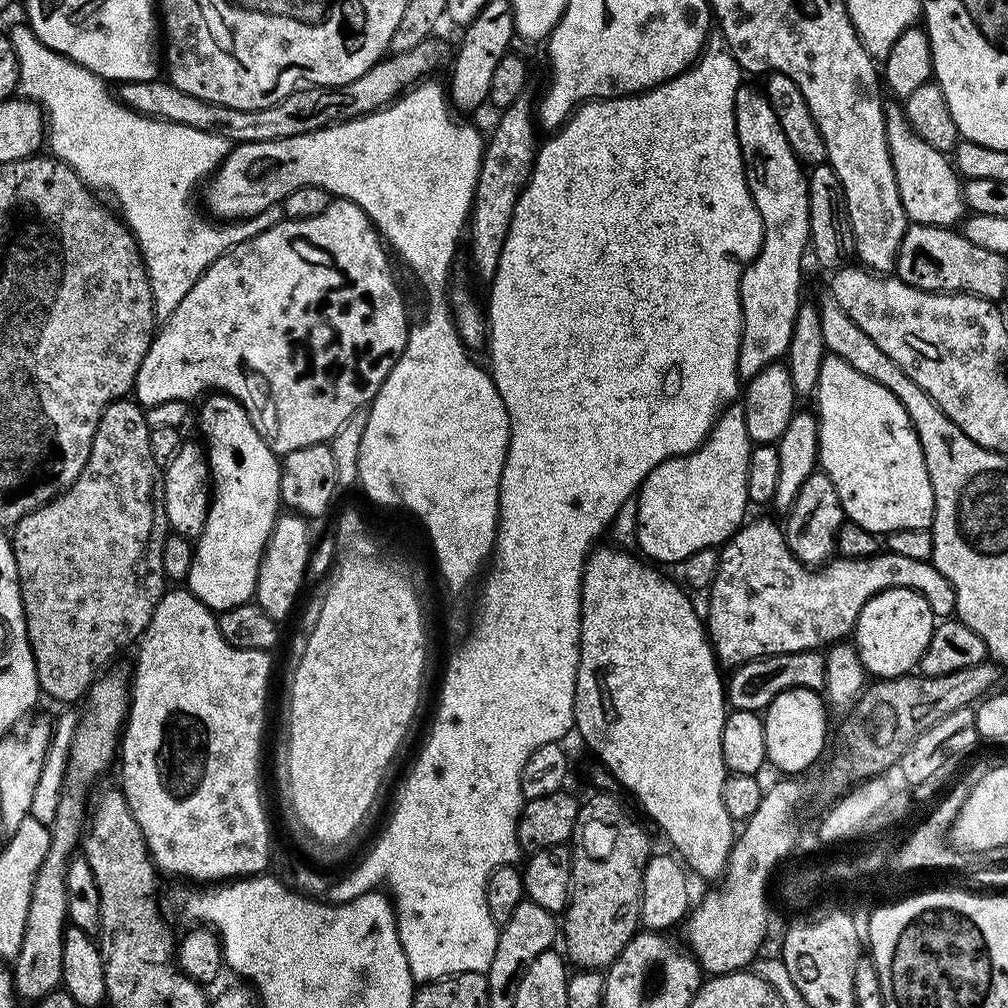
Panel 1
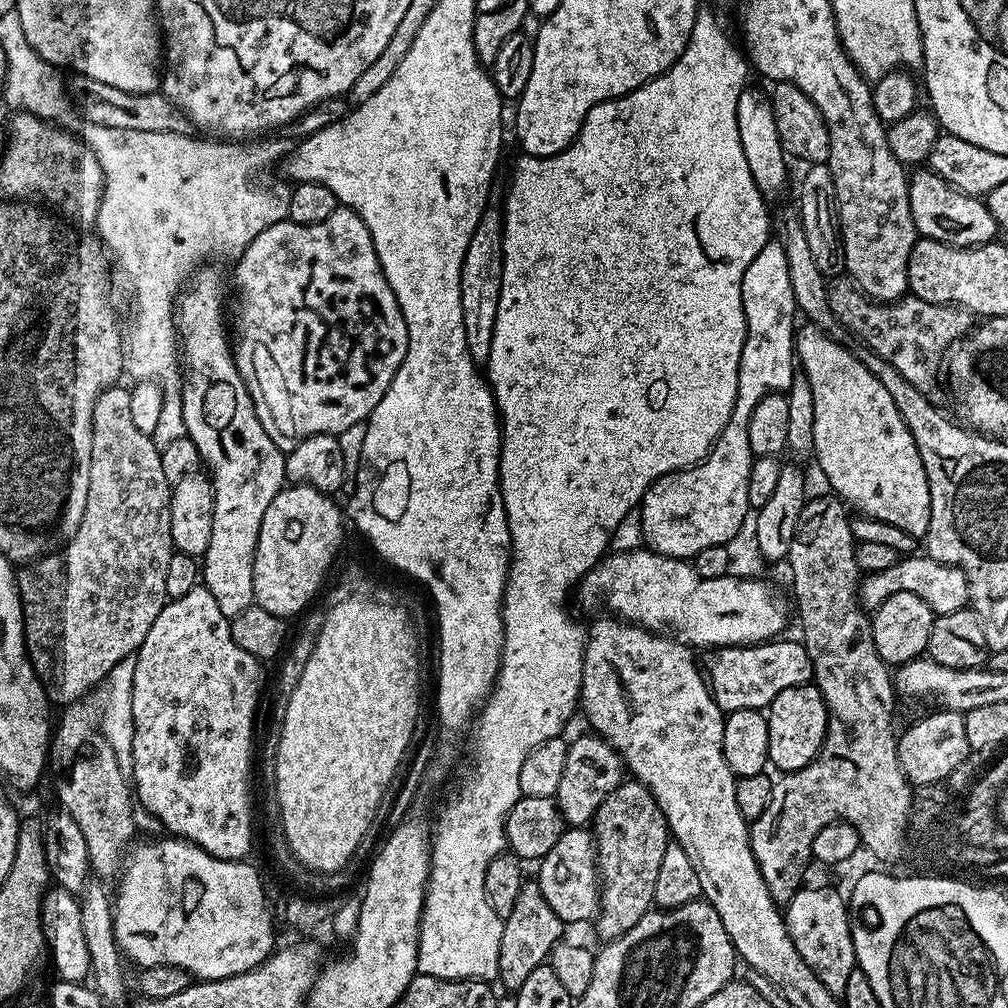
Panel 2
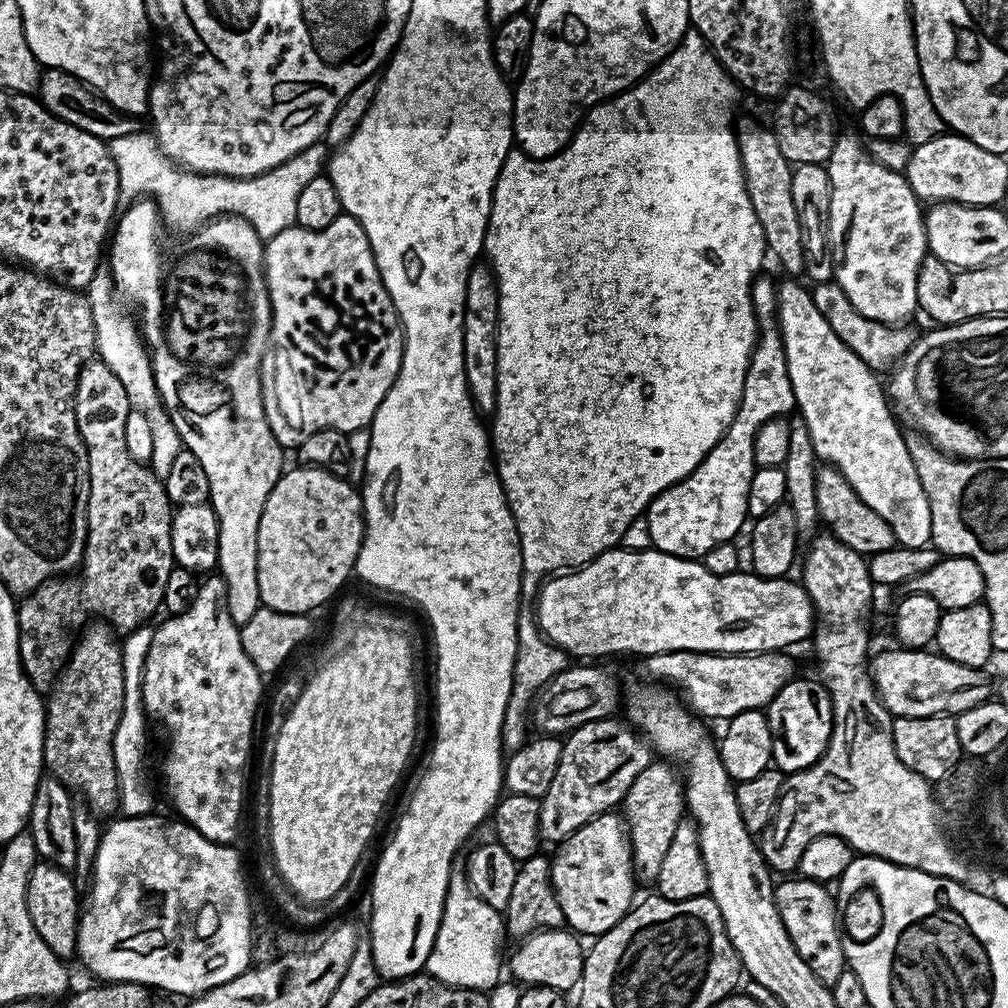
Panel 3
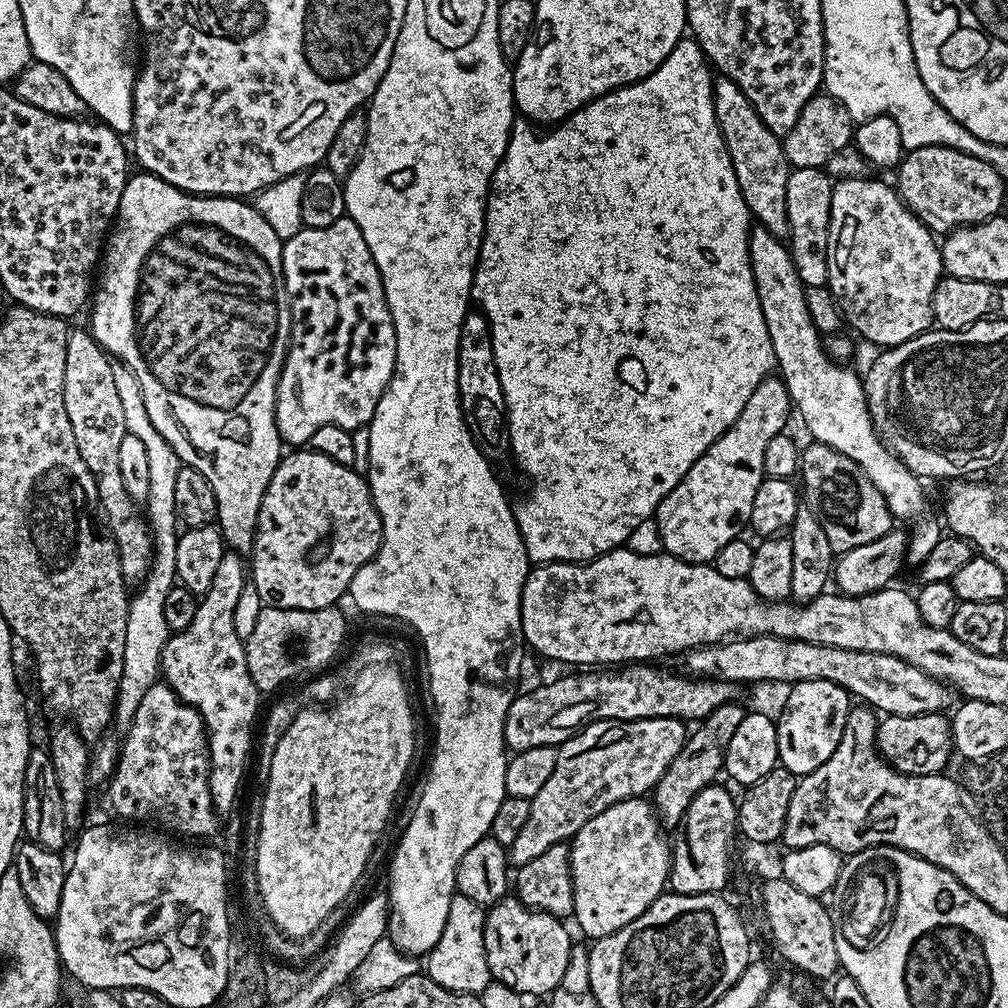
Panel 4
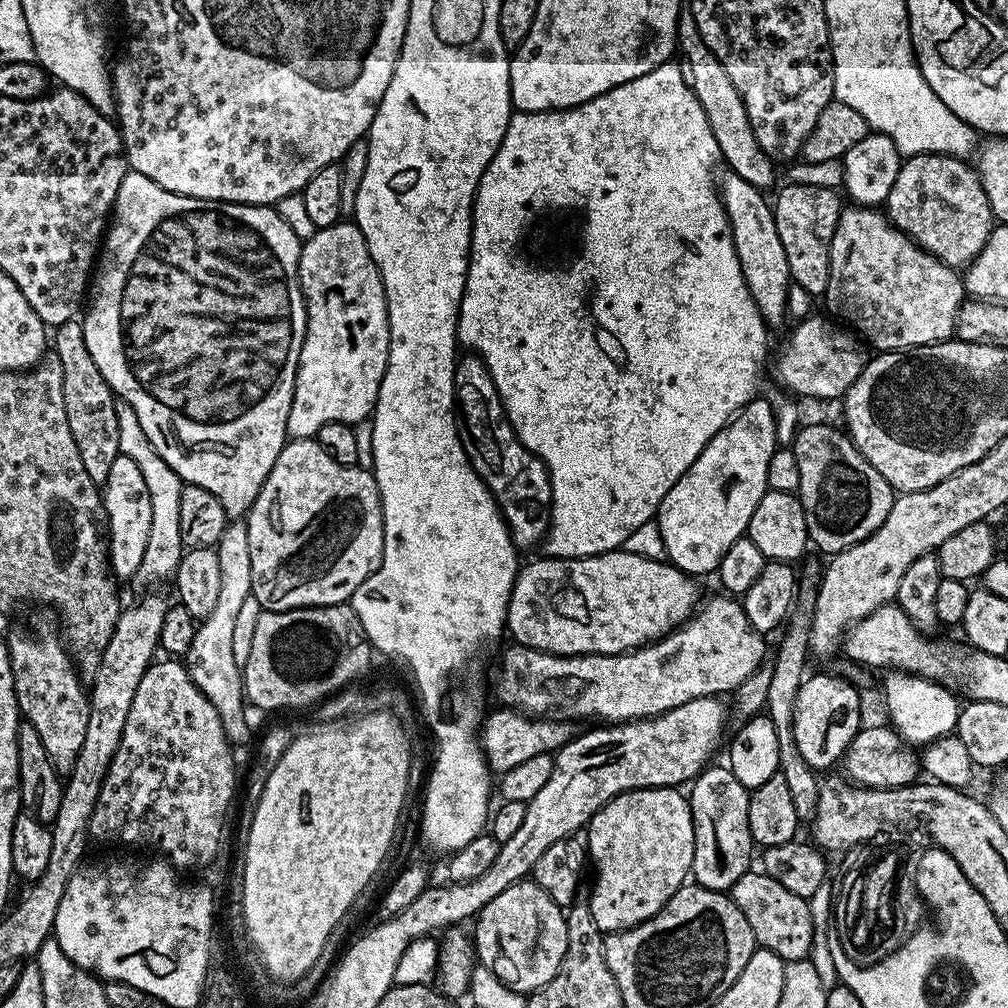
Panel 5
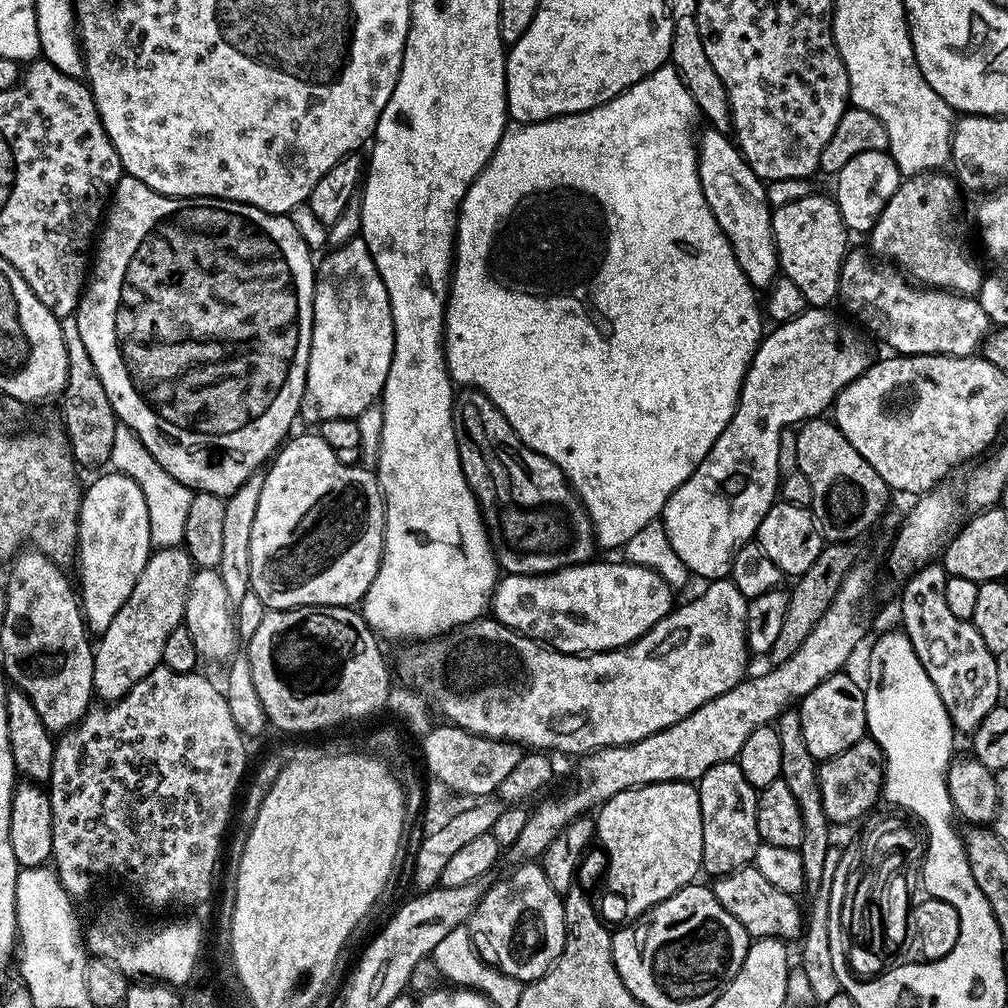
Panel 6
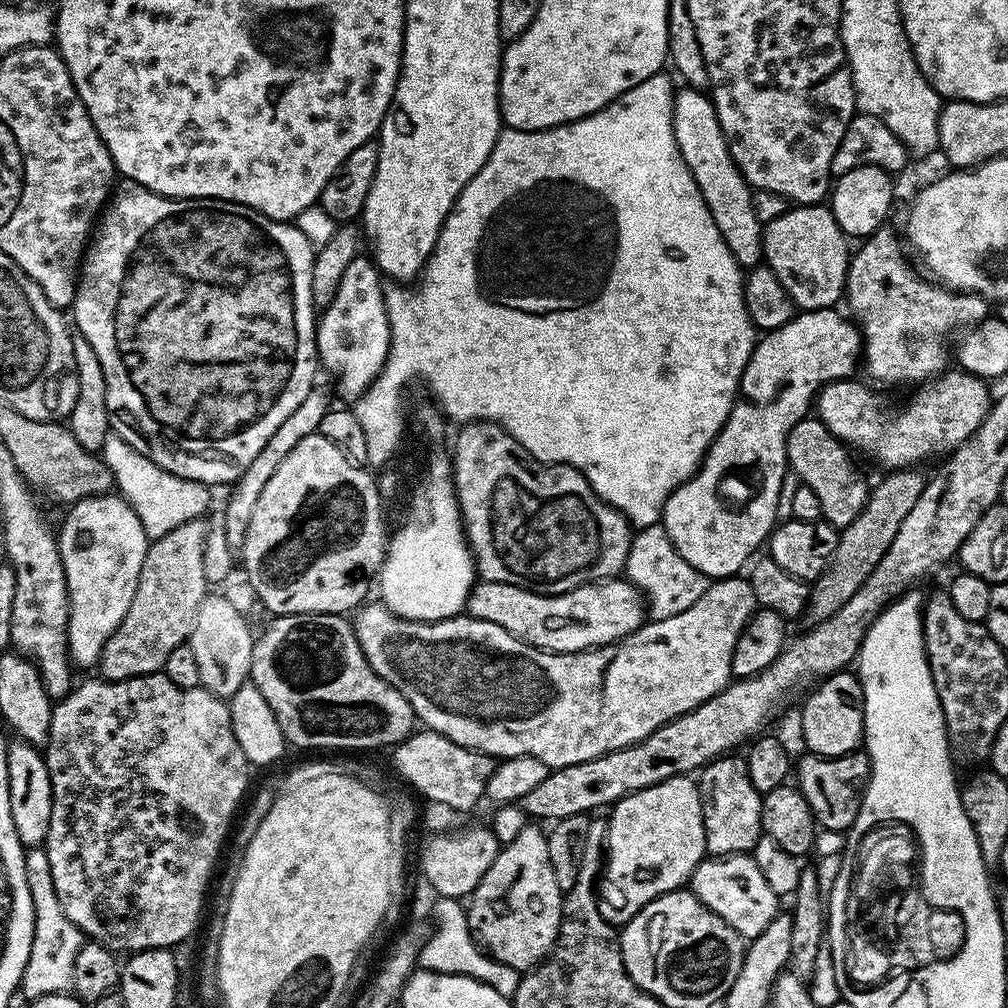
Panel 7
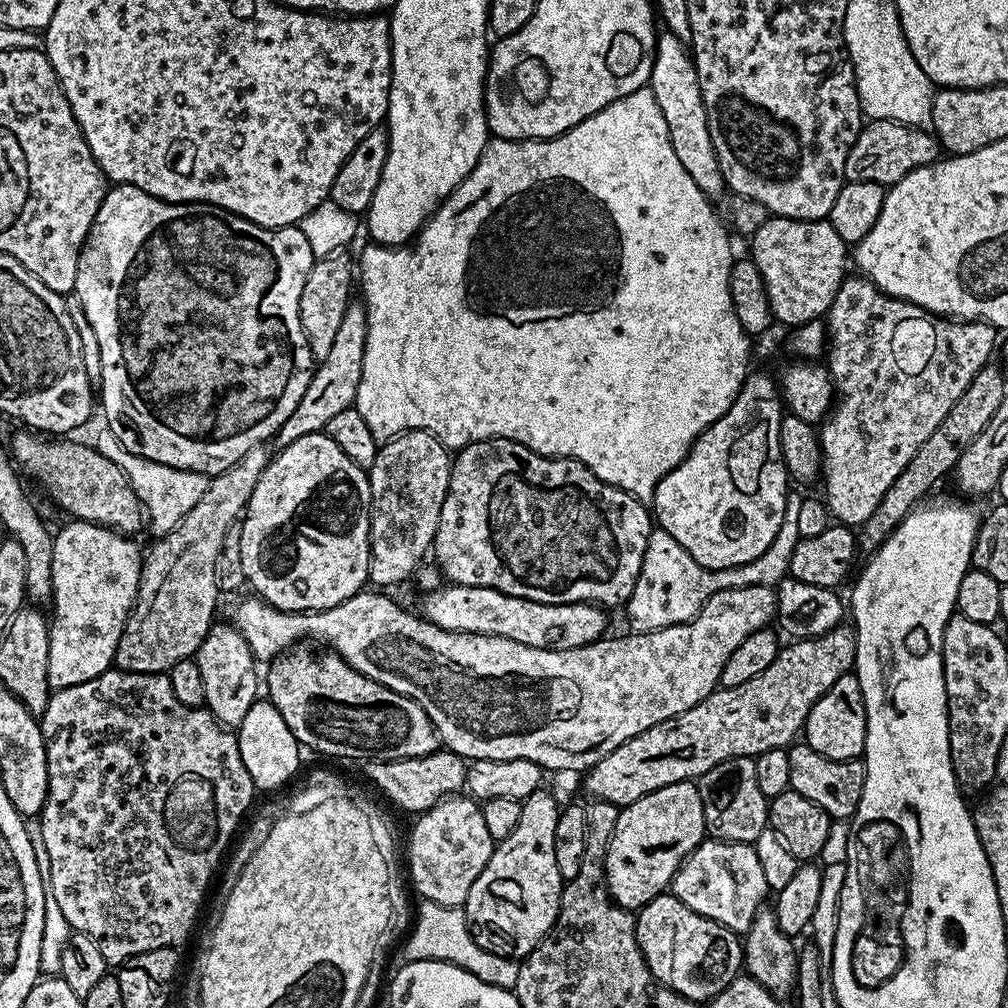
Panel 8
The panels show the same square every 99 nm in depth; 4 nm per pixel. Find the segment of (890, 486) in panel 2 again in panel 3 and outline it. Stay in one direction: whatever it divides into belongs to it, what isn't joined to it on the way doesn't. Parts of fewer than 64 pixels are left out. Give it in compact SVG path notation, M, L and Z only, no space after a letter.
M784 278L778 284L776 311L798 416L809 428L816 455L843 474L874 514L886 518L899 547L925 547L932 539L930 502L926 490L922 490L918 470L914 470L906 436L900 433L892 417L885 385L830 330L830 322L814 306L811 291L804 289L800 282L796 278Z

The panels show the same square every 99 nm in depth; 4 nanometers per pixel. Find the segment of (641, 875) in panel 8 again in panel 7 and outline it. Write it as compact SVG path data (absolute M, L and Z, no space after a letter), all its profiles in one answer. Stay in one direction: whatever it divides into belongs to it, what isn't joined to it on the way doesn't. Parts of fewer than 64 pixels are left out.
M685 774L629 792L611 805L606 819L606 876L608 872L609 882L616 884L614 920L617 925L623 926L651 900L683 889L691 881L700 861L705 859L704 815L699 783Z

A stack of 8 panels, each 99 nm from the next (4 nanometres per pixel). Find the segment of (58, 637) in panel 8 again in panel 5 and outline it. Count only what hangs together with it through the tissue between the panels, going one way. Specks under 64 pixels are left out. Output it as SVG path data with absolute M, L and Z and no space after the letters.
M122 455L114 458L114 466L110 466L110 474L102 485L102 512L106 517L108 559L112 565L112 575L120 582L131 581L142 562L142 554L146 554L146 538L150 538L150 490L146 490L146 478L142 478L142 470L138 470L134 458Z

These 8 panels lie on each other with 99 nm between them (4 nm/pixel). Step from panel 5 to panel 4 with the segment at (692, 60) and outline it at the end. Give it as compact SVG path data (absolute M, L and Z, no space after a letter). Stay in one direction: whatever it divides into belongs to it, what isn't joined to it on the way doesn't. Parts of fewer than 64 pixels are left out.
M717 75L712 85L712 97L718 130L726 142L734 166L734 178L738 178L738 190L746 202L749 217L754 218L759 227L770 230L770 234L787 237L786 182L790 165L784 157L781 137L768 129L762 118L758 118L758 110L754 110L750 98L742 94L733 80Z

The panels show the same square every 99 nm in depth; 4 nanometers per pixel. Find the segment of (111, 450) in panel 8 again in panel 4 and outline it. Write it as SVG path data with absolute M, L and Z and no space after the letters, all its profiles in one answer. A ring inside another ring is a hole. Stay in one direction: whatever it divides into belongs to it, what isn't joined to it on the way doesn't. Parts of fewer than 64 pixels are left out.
M123 366L114 367L114 382L118 386L118 398L122 398L122 414L126 414L127 435L138 438L142 446L146 446L146 458L150 463L150 490L146 501L146 518L150 523L154 551L152 563L142 581L135 589L134 595L128 602L128 617L126 618L126 654L122 666L120 679L120 693L116 696L115 723L121 724L126 730L136 717L138 704L142 702L142 694L150 690L152 684L157 683L161 675L160 659L162 650L166 646L170 635L166 626L166 614L162 609L166 607L166 594L177 583L176 579L176 542L178 539L178 521L174 506L174 485L181 468L178 454L158 434L150 422L150 414L146 414L146 402L142 402L142 390L138 378L130 369ZM137 591L137 592L136 592Z

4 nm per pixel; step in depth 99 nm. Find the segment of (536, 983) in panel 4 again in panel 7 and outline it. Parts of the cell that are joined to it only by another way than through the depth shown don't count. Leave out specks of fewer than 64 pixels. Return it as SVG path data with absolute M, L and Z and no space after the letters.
M529 826L514 838L514 842L503 845L494 858L490 870L478 882L466 904L468 925L472 937L477 944L493 956L498 962L506 962L506 966L514 966L521 970L535 968L552 950L556 936L560 933L560 906L562 893L558 882L554 882L554 866L550 866L550 850L545 829Z

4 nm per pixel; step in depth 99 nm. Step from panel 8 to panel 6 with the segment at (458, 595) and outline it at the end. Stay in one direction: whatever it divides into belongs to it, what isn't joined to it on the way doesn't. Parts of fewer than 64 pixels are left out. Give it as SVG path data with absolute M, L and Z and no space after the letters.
M627 562L575 564L545 576L501 575L492 592L491 615L502 626L569 654L610 652L645 636L674 607L673 589L655 572Z

